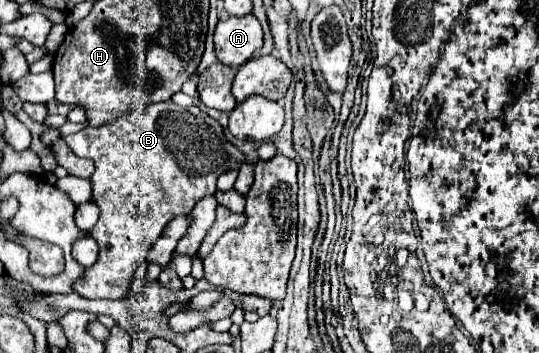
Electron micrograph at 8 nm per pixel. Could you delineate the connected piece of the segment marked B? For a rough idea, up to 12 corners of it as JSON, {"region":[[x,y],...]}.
{"region":[[172,101],[62,137],[92,157],[100,255],[72,285],[122,299],[176,215],[236,165]]}

